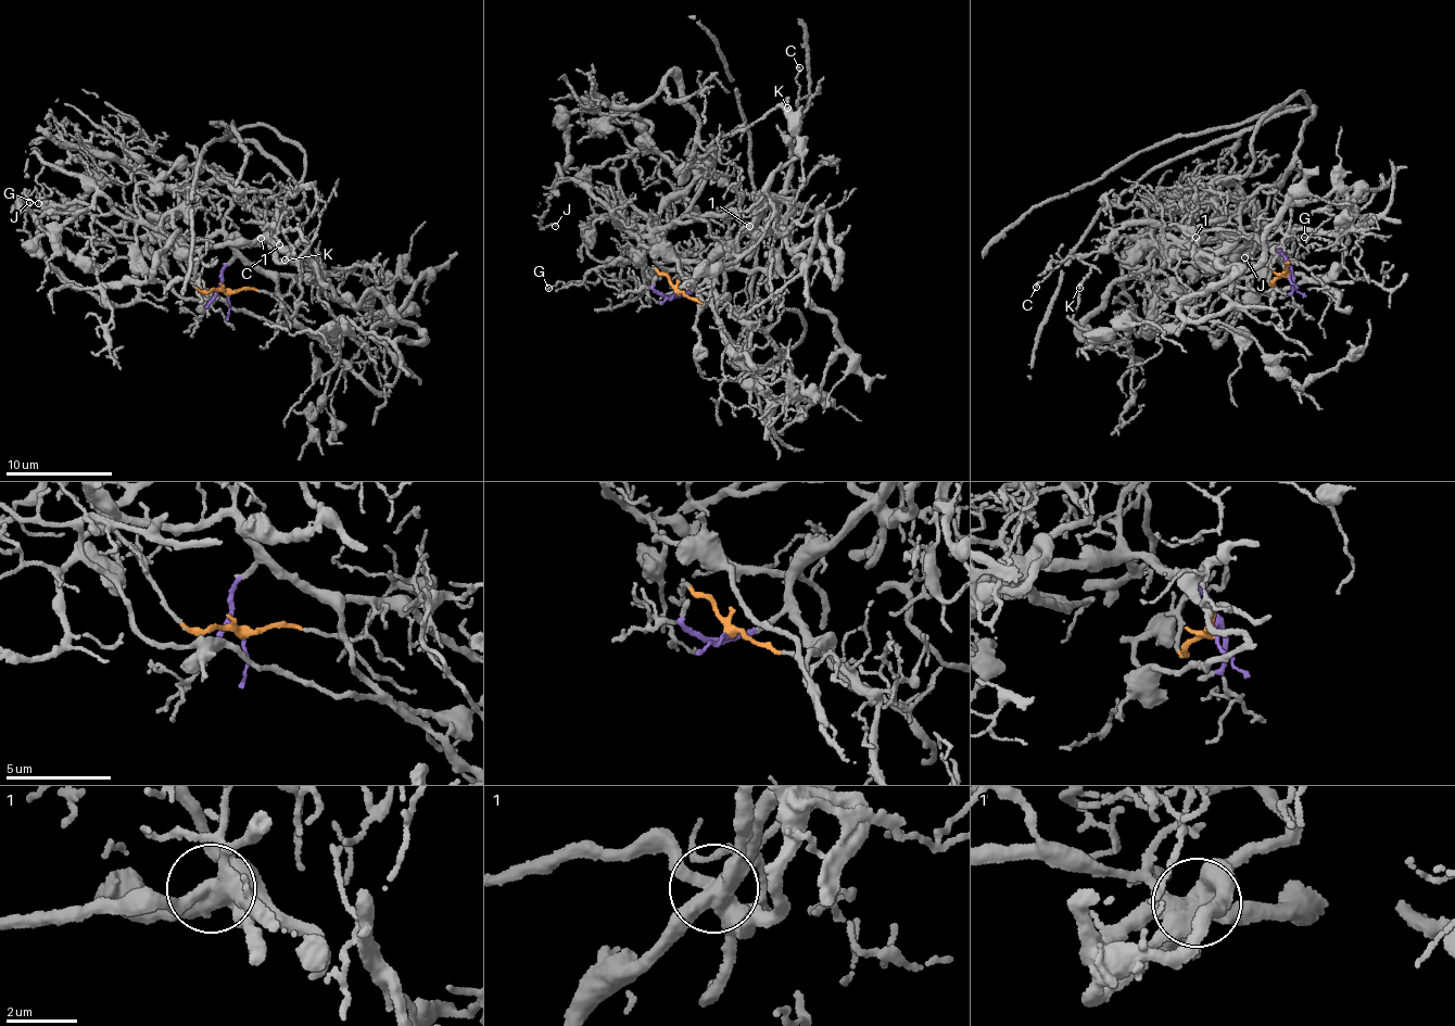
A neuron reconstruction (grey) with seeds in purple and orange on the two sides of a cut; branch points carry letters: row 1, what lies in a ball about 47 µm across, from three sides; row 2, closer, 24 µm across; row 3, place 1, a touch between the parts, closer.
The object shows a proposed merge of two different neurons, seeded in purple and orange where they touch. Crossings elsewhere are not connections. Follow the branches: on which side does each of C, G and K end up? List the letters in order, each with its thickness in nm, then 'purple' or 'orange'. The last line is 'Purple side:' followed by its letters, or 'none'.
C: 130 nm thick; purple
G: 130 nm thick; orange
K: 150 nm thick; purple
Purple side: C, K

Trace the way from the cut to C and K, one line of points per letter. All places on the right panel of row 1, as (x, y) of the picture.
C: (1289, 275), (1285, 256), (1263, 240), (1203, 238), (1147, 224), (1129, 225), (1096, 251), (1063, 263), (1036, 287)
K: (1289, 275), (1285, 256), (1263, 240), (1203, 238), (1147, 224), (1127, 225), (1084, 258), (1090, 273), (1080, 288)

